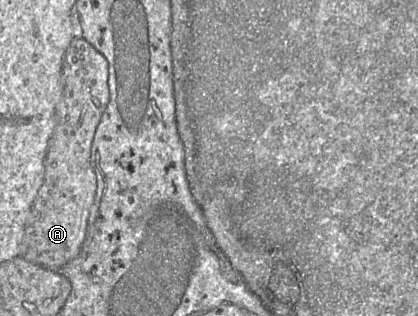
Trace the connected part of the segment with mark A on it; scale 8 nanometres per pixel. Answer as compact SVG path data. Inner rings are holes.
M76 37L65 52L63 94L55 109L55 126L44 160L44 181L32 205L19 257L59 272L79 253L86 238L97 178L91 149L97 127L109 102L108 63L87 40Z

